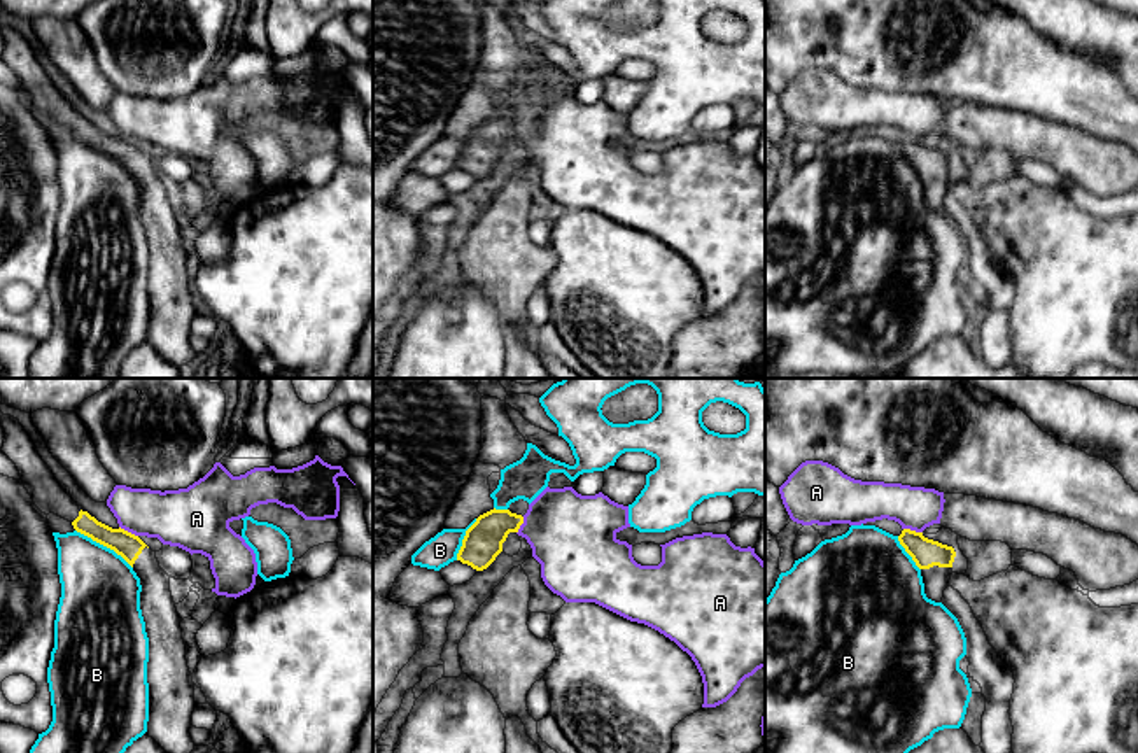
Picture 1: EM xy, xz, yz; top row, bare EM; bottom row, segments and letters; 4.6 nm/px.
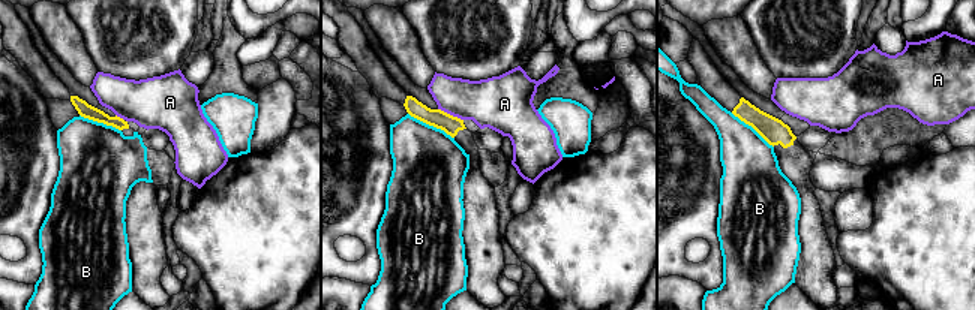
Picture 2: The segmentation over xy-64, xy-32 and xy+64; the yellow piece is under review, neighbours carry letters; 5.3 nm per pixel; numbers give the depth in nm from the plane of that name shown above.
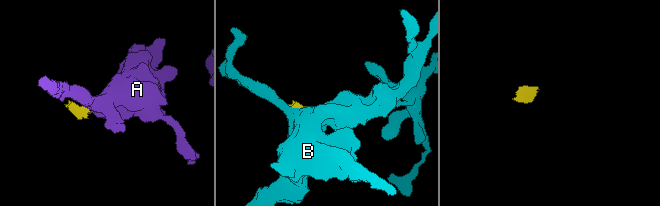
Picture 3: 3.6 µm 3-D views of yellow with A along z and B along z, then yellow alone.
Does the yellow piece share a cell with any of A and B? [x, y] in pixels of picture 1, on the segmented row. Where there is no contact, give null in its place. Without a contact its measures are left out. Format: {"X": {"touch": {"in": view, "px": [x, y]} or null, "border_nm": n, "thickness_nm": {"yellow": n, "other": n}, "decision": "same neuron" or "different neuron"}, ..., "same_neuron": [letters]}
{"A": {"touch": {"in": "xy", "px": [126, 531]}, "border_nm": 100, "thickness_nm": {"yellow": 120, "other": 260}, "decision": "different neuron"}, "B": {"touch": {"in": "xy", "px": [104, 545]}, "border_nm": 320, "thickness_nm": {"yellow": 120, "other": 360}, "decision": "different neuron"}, "same_neuron": []}

